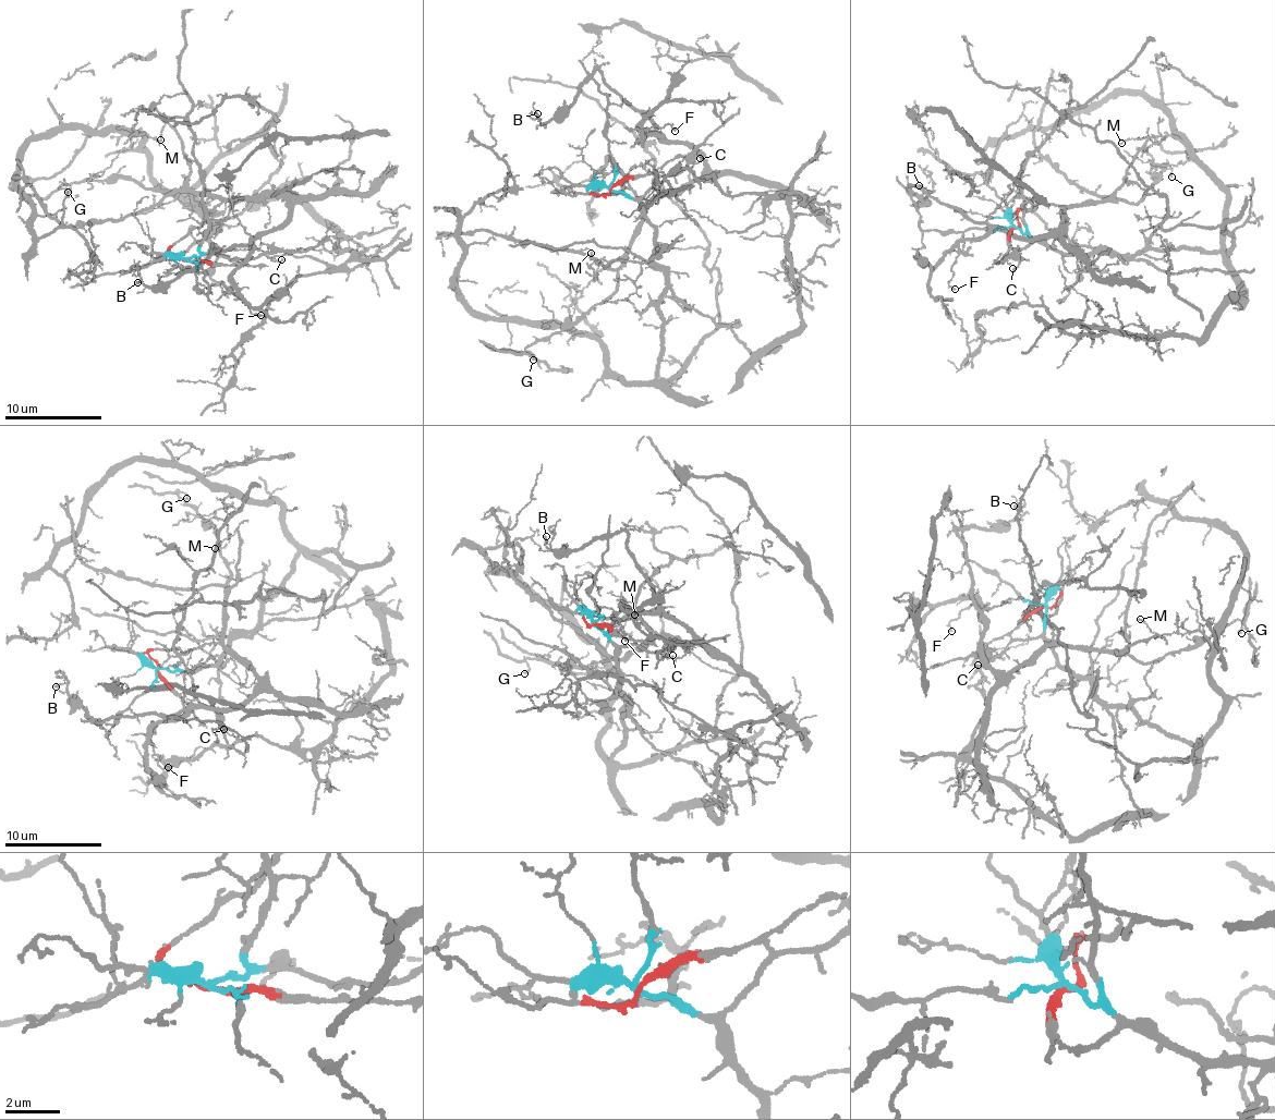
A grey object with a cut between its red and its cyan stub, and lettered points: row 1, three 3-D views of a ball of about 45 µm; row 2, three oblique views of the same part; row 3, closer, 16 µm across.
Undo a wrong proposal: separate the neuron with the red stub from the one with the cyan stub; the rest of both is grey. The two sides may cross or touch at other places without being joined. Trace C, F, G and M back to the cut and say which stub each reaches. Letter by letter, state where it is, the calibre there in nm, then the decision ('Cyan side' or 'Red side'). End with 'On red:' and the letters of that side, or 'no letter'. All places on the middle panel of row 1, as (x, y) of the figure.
C: Place: (700, 158). Thickness 120 nm. Cyan side
F: Place: (675, 131). Thickness 130 nm. Red side
G: Place: (533, 360). Thickness 160 nm. Red side
M: Place: (591, 253). Thickness 110 nm. Red side
On red: F, G, M

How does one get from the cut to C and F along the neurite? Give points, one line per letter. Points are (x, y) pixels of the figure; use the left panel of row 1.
C: (186, 260), (213, 252), (233, 259), (268, 255), (282, 258)
F: (186, 260), (171, 252), (174, 243), (226, 202), (281, 196), (290, 214), (259, 232), (231, 279), (260, 314)

